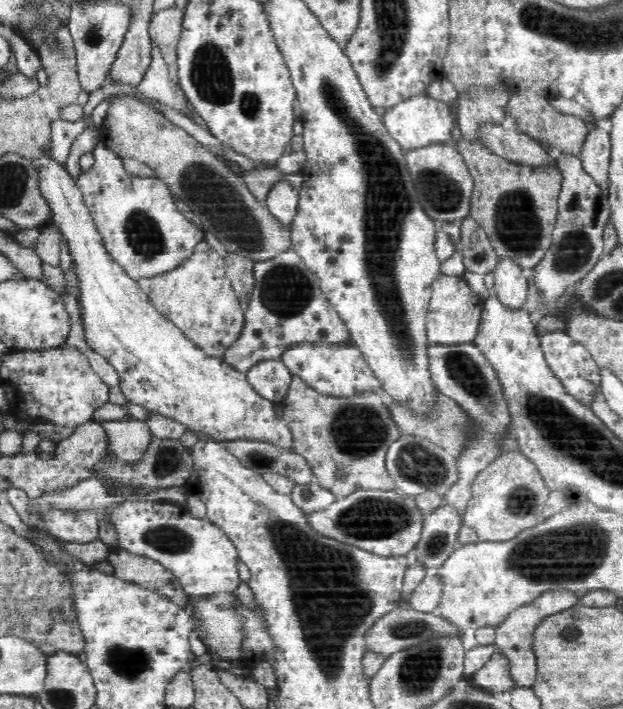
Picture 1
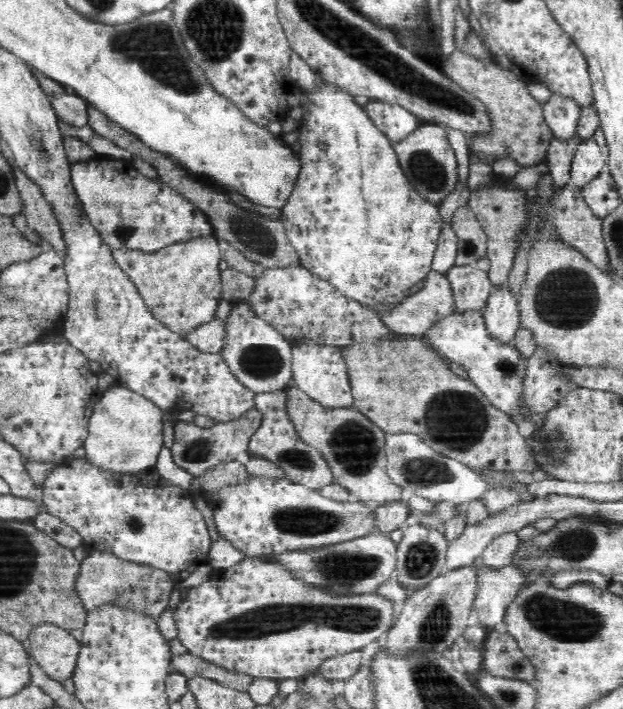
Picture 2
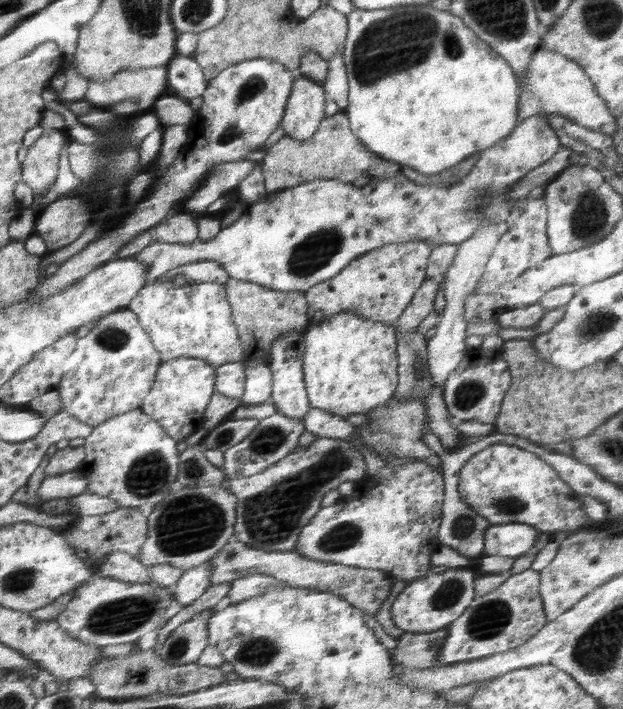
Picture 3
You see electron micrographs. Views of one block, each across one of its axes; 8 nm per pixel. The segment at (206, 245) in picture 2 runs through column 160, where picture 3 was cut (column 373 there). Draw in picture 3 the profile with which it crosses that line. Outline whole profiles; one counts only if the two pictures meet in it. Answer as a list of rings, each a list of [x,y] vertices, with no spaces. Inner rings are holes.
[[[427,241],[392,243],[375,248],[356,258],[334,279],[306,291],[307,324],[320,324],[343,311],[360,313],[366,320],[392,325],[410,306],[416,292],[427,280],[426,268],[432,244]]]

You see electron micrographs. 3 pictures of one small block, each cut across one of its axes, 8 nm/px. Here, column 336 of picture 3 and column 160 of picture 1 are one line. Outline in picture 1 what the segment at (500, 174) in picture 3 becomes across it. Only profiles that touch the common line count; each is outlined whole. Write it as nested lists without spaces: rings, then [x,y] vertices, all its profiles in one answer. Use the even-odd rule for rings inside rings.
[[[99,142],[91,152],[94,164],[78,176],[76,184],[80,191],[98,234],[102,235],[102,243],[110,253],[114,262],[130,276],[134,282],[149,279],[152,276],[164,276],[193,255],[194,247],[205,239],[205,231],[198,229],[192,221],[184,217],[172,197],[172,192],[165,182],[158,177],[142,178],[128,173],[123,165],[123,159],[114,154],[104,143]]]

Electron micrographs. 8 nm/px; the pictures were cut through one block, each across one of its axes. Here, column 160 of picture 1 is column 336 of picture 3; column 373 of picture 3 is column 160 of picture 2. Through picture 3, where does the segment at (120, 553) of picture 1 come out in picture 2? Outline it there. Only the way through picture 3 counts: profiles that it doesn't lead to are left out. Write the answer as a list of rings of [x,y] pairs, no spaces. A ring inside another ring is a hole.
[[[90,551],[80,562],[81,574],[77,579],[77,593],[85,605],[86,612],[98,608],[107,602],[110,605],[125,606],[140,610],[151,617],[158,617],[168,606],[168,599],[176,580],[168,571],[157,569],[147,564],[138,564],[124,560],[110,552]]]

